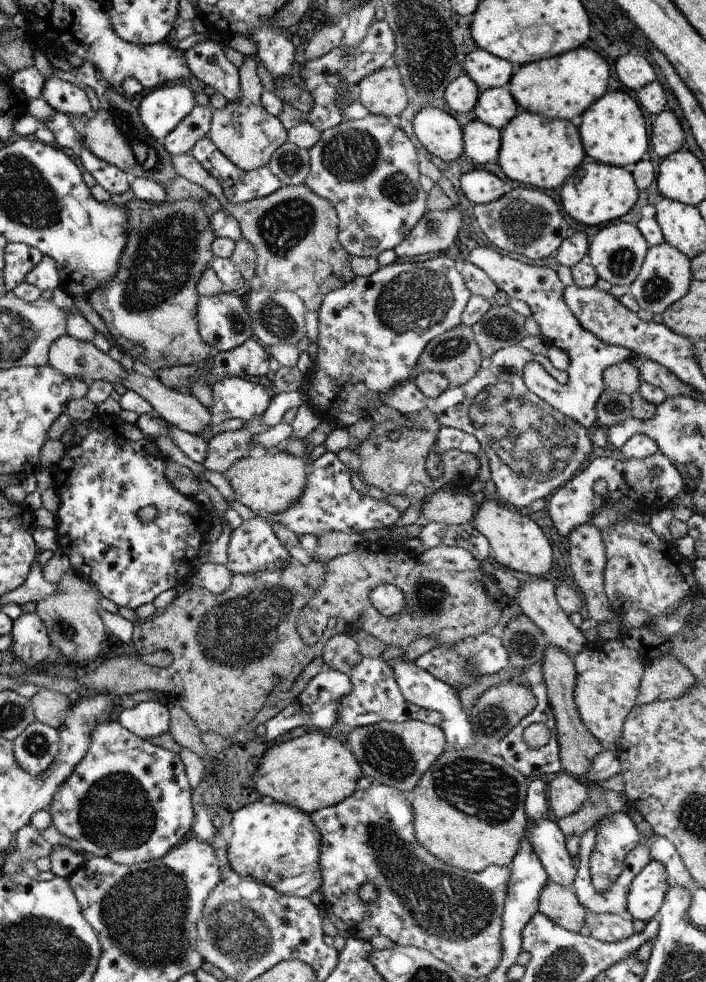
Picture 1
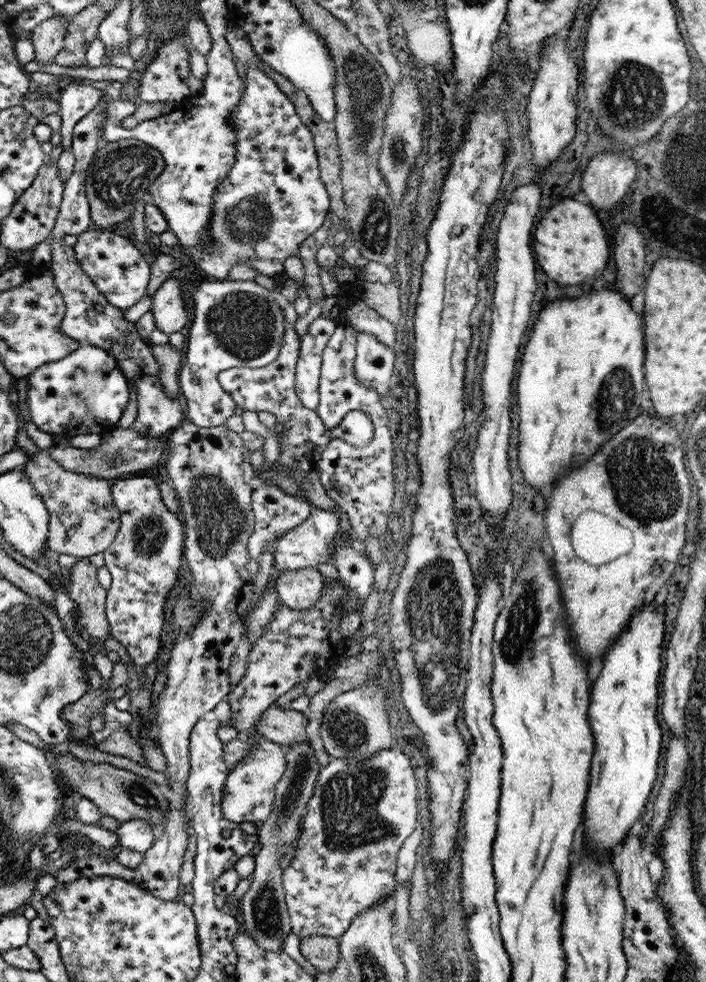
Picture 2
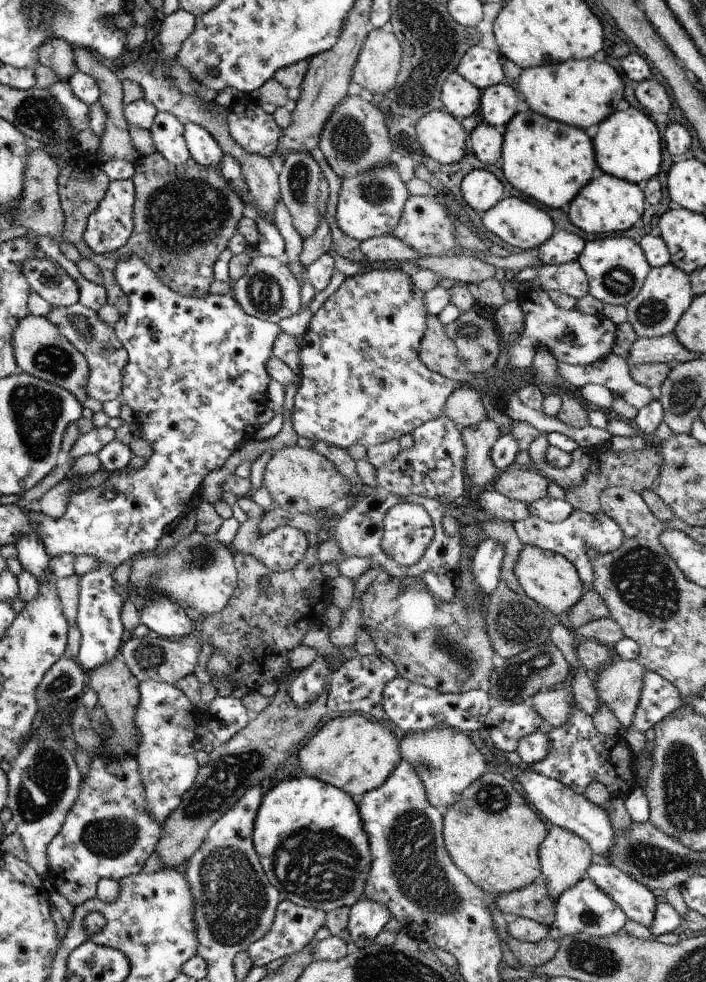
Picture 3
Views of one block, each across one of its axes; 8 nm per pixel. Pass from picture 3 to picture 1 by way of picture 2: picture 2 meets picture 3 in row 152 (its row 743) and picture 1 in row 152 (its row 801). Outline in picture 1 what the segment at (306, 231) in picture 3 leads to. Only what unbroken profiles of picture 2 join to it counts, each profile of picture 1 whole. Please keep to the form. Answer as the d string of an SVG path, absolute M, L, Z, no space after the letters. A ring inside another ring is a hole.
M286 142L275 152L267 167L283 185L305 185L311 173L311 154Z

